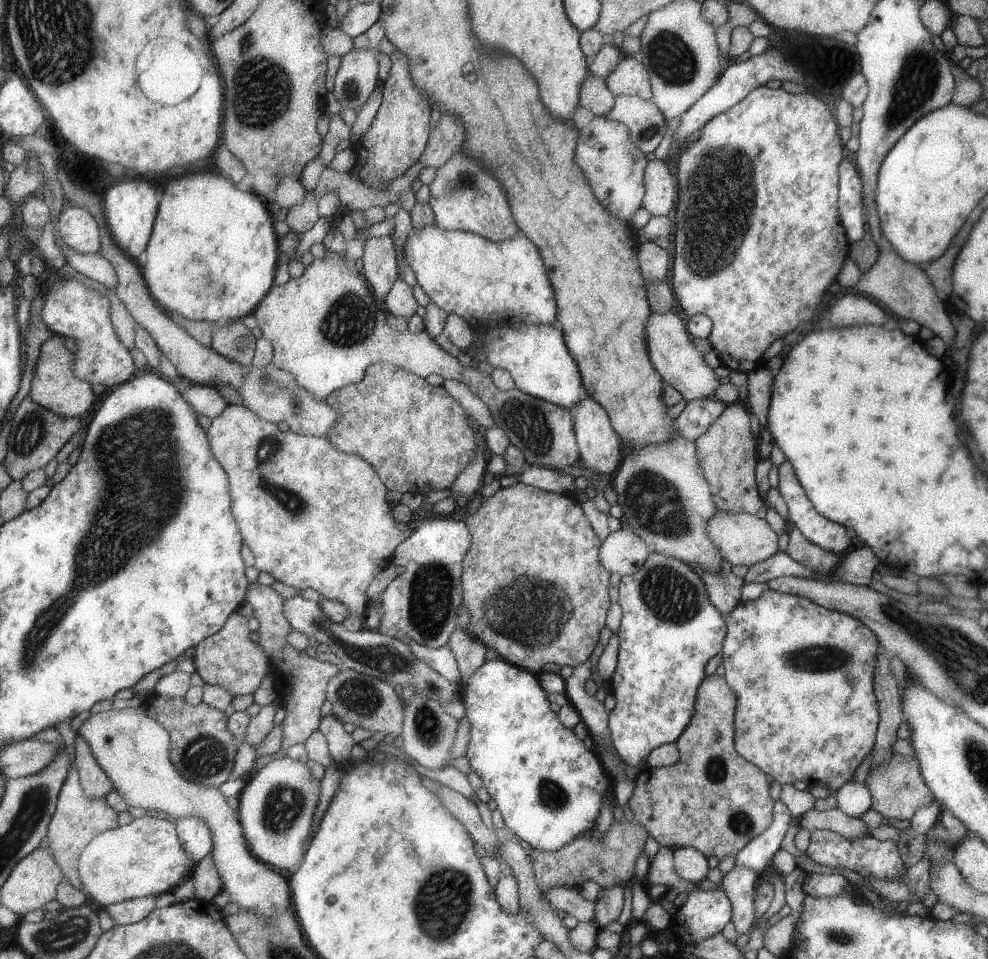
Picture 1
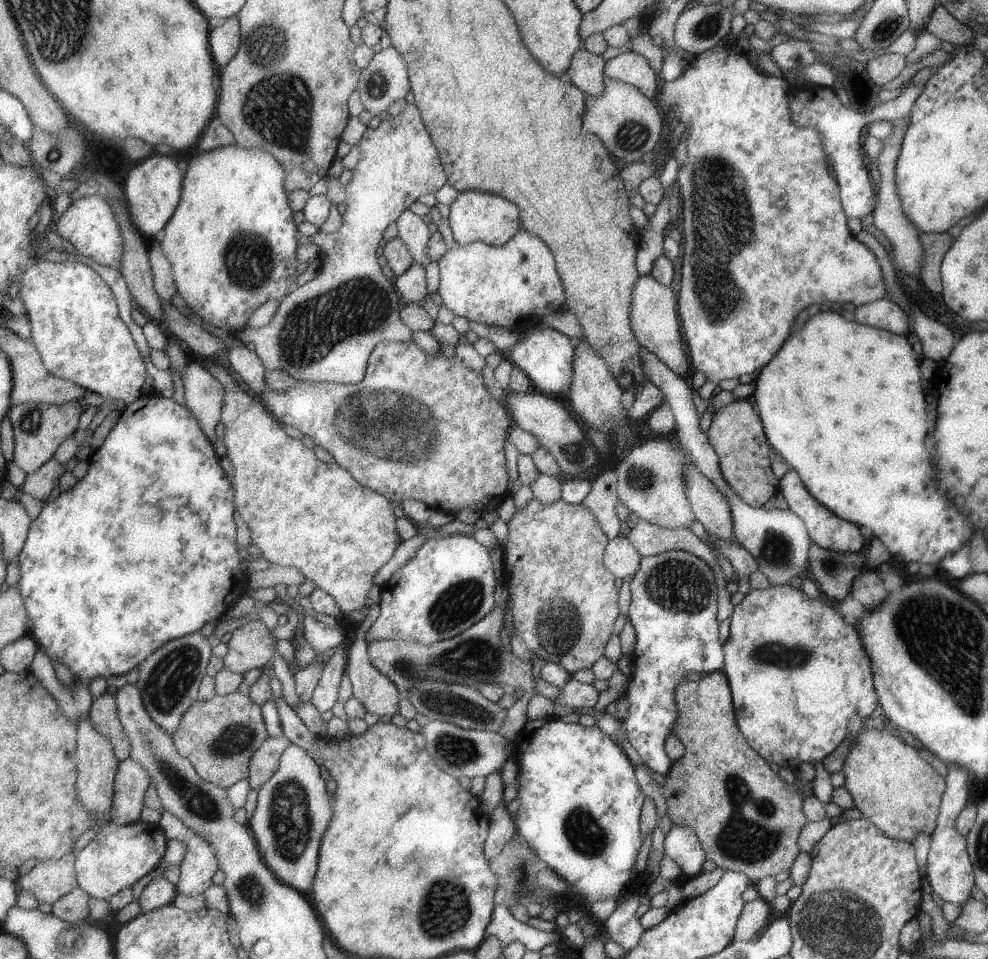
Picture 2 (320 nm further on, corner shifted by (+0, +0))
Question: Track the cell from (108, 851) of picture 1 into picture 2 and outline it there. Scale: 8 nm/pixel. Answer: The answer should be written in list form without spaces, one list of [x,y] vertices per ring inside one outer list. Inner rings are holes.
[[[139,821],[126,825],[109,822],[77,855],[78,881],[91,897],[109,900],[159,867],[167,852],[167,836],[158,825]]]

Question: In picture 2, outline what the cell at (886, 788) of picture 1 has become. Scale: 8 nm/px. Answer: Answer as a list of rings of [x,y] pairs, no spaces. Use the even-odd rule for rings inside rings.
[[[885,716],[885,725],[881,728],[861,729],[854,734],[847,755],[843,761],[841,772],[844,776],[843,790],[847,791],[854,802],[854,807],[871,824],[874,824],[885,836],[912,842],[918,834],[928,837],[935,830],[941,794],[943,794],[943,778],[927,762],[919,758],[913,747],[907,746],[899,736],[899,728]]]

